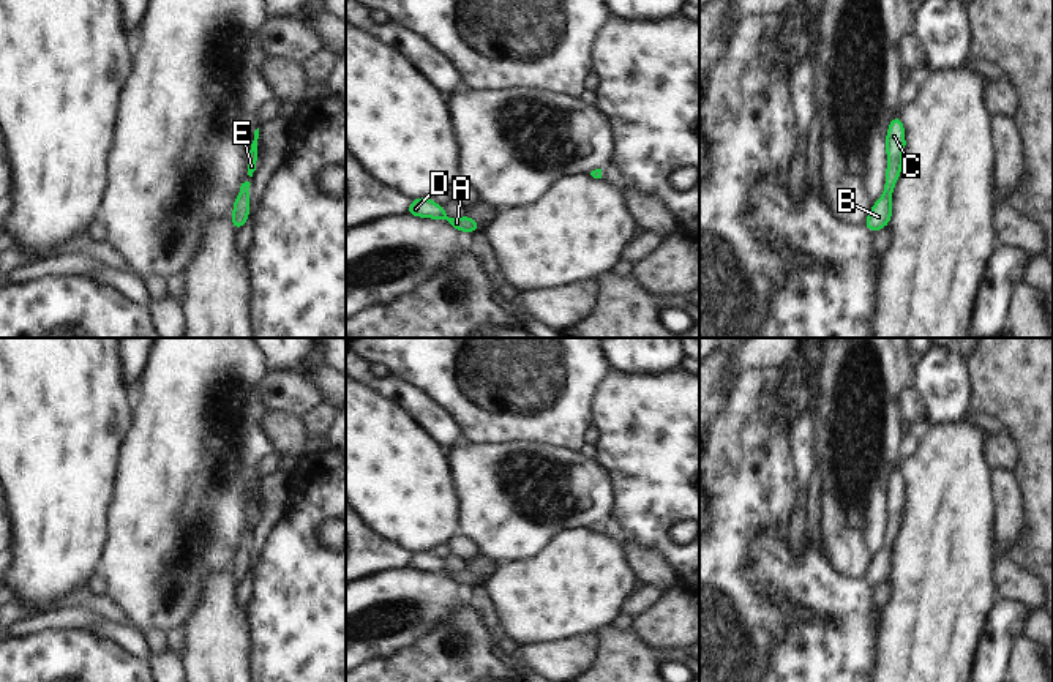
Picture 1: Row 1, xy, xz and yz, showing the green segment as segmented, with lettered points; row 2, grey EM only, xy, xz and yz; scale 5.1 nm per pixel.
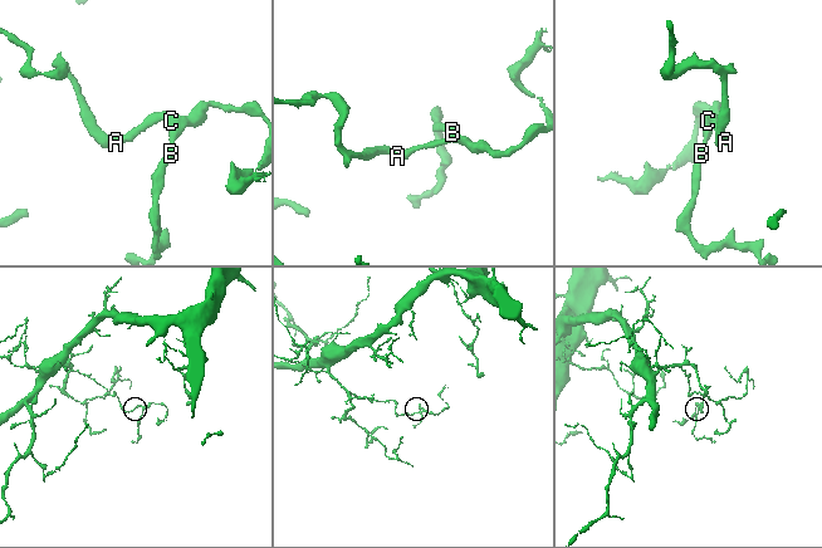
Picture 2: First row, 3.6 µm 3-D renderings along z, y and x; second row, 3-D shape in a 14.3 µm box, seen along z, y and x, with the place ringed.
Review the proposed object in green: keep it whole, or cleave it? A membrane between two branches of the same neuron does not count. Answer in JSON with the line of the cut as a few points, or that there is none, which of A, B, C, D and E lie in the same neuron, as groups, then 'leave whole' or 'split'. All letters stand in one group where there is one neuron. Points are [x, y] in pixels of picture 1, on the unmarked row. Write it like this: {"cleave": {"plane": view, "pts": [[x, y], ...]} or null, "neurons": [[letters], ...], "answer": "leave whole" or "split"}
{"cleave": null, "neurons": [["A", "B", "C", "D", "E"]], "answer": "leave whole"}

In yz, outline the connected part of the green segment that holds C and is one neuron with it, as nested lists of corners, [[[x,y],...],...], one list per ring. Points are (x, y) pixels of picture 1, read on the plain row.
[[[895,469],[886,488],[887,523],[882,549],[873,557],[864,576],[873,587],[886,581],[892,573],[892,546],[903,521],[903,507],[906,500],[905,480]]]

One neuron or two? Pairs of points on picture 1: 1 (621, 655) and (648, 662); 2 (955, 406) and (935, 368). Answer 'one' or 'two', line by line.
1: one
2: one

